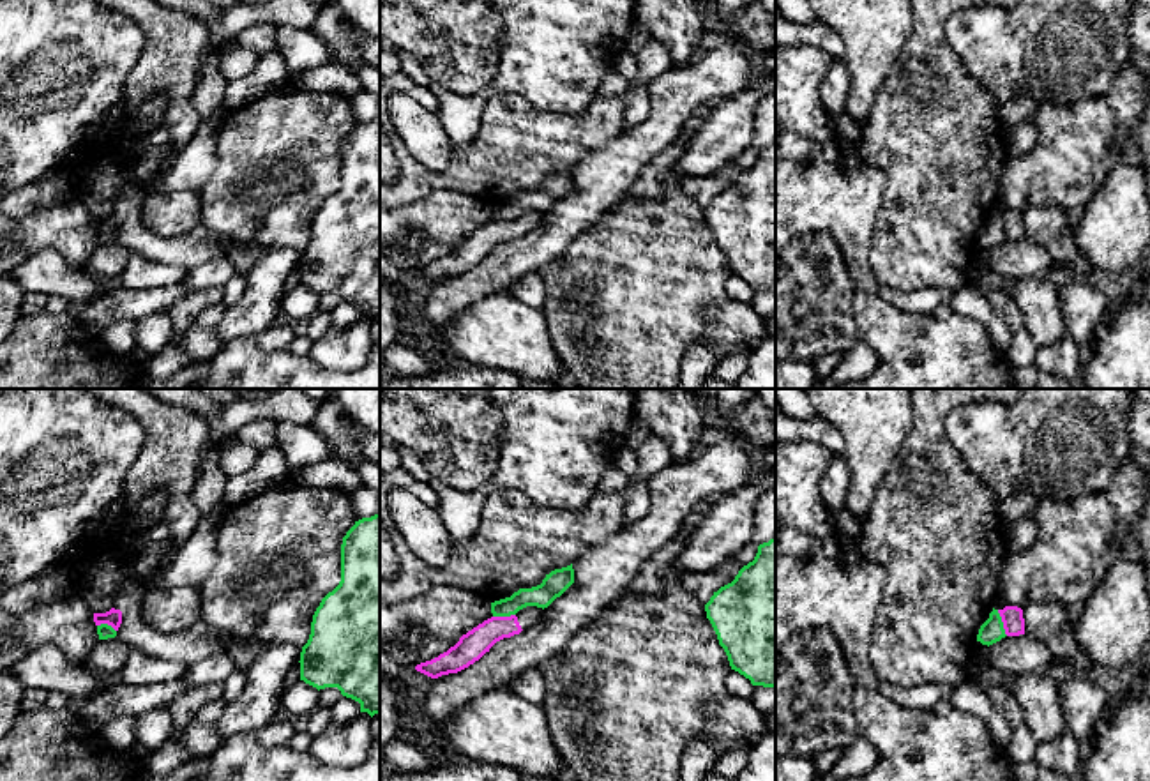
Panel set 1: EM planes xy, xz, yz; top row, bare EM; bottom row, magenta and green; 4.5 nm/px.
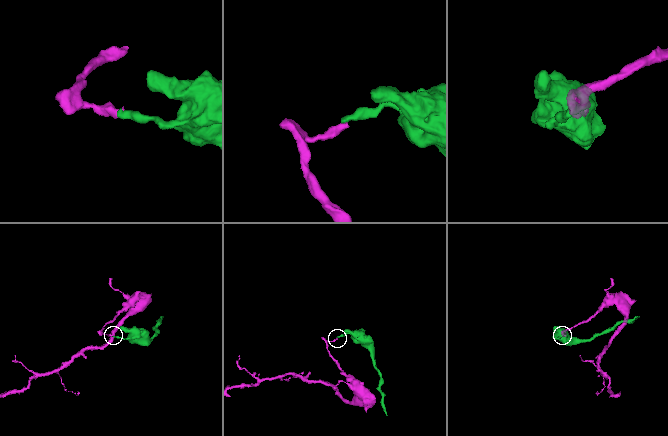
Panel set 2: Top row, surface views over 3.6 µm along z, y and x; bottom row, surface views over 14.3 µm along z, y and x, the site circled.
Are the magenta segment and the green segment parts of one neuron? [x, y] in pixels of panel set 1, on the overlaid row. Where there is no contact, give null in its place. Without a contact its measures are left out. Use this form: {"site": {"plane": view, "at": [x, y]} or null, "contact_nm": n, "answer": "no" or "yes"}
{"site": {"plane": "yz", "at": [1002, 621]}, "contact_nm": 130, "answer": "no"}

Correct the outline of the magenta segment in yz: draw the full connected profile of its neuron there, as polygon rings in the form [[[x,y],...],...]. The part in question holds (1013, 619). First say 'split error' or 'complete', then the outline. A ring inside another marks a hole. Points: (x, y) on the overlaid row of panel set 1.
complete; [[[1005,606],[998,610],[1007,636],[1025,634],[1023,610],[1018,606]]]

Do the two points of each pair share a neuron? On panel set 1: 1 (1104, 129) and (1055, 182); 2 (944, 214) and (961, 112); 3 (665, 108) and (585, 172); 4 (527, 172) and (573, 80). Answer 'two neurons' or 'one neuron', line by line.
1: one neuron
2: one neuron
3: one neuron
4: two neurons

